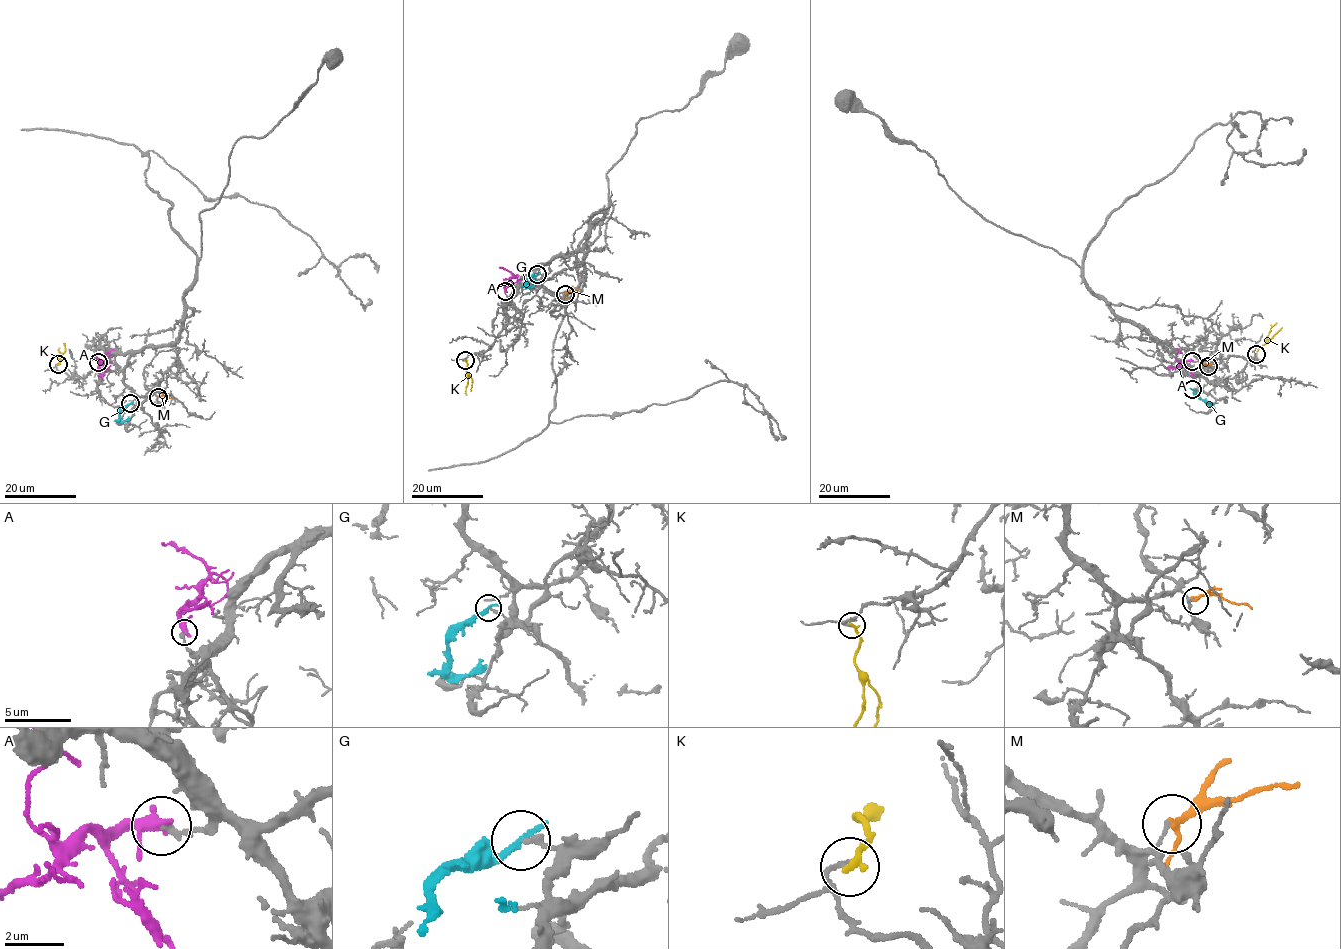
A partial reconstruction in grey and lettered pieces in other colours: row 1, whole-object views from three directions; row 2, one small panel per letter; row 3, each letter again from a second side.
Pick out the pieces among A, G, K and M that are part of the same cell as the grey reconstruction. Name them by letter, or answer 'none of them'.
none of them

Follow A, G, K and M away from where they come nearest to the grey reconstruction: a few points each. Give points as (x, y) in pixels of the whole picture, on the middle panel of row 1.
A: (505, 291), (511, 273), (499, 267)
G: (537, 274), (528, 278), (527, 286), (535, 282)
K: (465, 360), (466, 371), (472, 380), (470, 391)
M: (565, 294), (581, 289)

